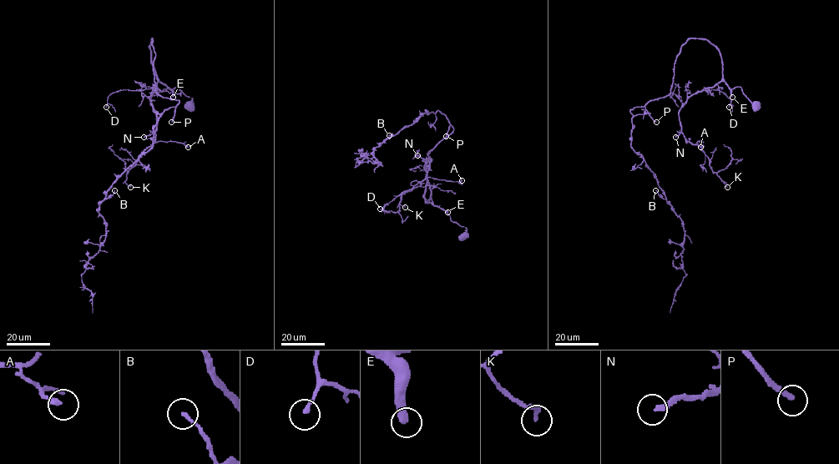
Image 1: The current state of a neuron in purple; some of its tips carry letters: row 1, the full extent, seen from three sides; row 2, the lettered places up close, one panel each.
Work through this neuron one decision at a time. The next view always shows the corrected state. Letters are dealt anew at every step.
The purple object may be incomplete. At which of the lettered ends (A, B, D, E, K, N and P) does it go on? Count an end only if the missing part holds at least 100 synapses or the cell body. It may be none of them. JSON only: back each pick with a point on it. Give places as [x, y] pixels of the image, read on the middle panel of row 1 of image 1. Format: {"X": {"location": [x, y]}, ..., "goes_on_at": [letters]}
{"E": {"location": [447, 212]}, "P": {"location": [446, 136]}, "goes_on_at": ["E", "P"]}

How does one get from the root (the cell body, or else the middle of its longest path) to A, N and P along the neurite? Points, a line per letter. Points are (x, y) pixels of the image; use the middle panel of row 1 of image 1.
A: (462, 236), (467, 229), (453, 222), (445, 211), (432, 204), (425, 164), (431, 159), (427, 177), (462, 180)
N: (462, 236), (467, 229), (453, 222), (445, 211), (432, 204), (425, 168), (431, 159), (417, 155)
P: (462, 236), (467, 229), (426, 202), (424, 196), (427, 154), (452, 132), (451, 125), (446, 136)

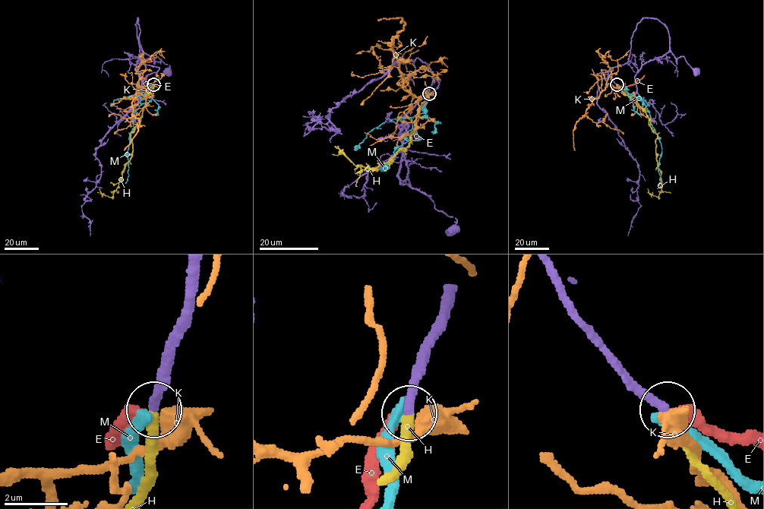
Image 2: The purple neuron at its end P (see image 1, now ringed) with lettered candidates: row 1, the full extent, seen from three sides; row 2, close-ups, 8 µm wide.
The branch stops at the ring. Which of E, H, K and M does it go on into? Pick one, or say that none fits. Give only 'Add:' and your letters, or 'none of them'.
Add: H

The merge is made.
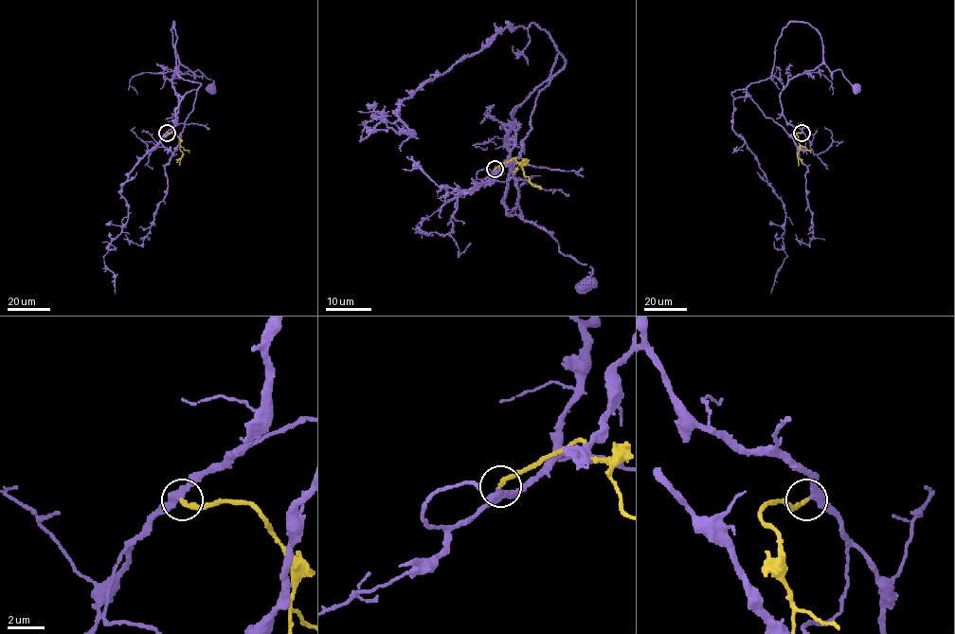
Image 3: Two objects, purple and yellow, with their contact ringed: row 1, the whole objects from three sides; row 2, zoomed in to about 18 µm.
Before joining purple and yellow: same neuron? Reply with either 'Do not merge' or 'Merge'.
Merge

